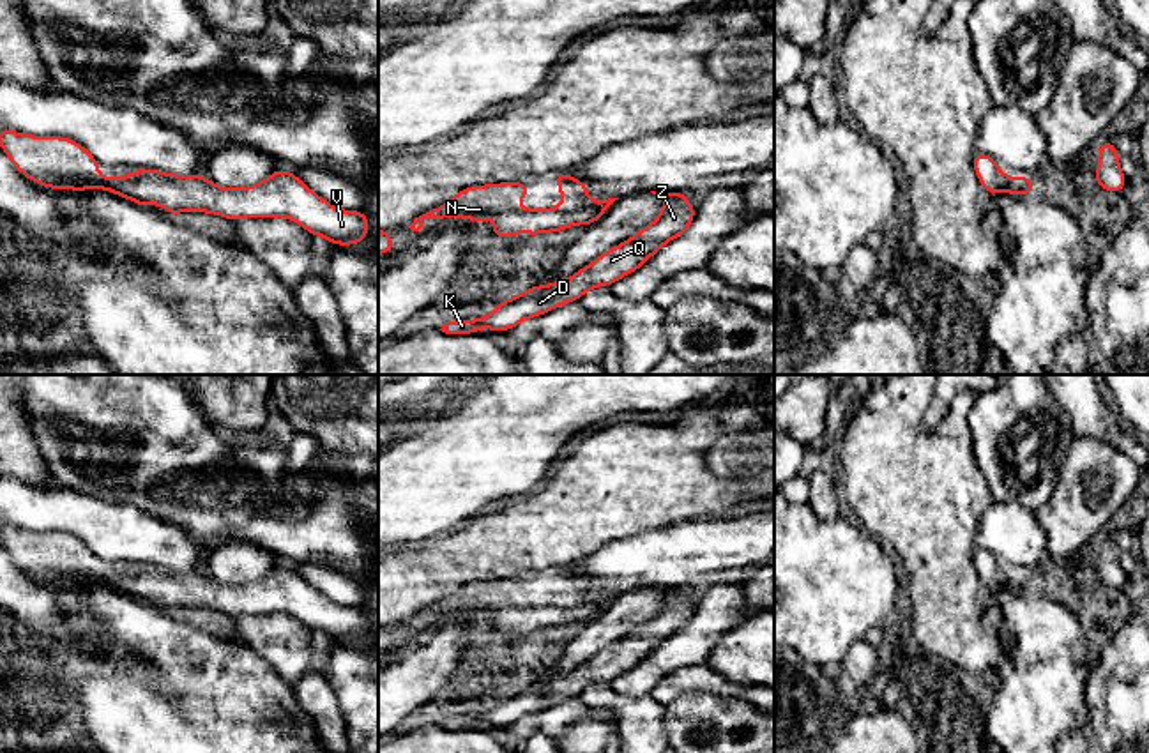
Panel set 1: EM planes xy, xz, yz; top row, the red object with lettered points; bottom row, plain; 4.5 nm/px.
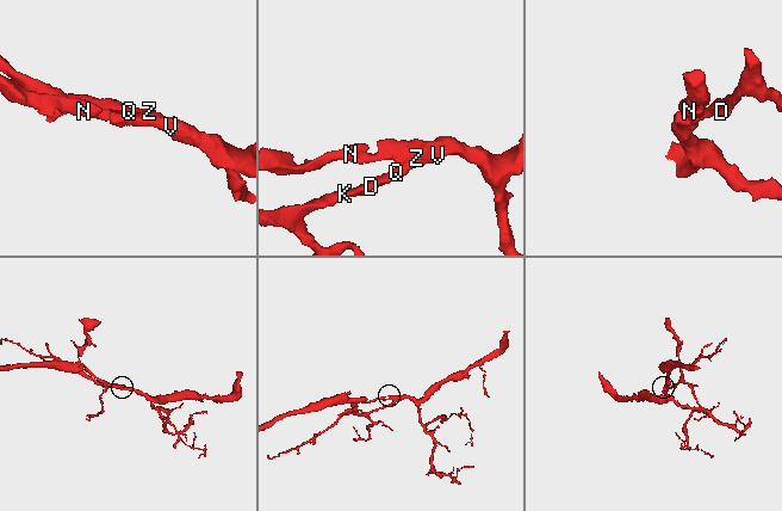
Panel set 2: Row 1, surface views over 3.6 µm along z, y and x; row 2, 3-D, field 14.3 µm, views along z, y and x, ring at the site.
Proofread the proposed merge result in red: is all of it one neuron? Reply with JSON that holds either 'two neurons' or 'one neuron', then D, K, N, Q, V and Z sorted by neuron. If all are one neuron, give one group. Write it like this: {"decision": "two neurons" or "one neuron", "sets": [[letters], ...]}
{"decision": "one neuron", "sets": [["D", "K", "N", "Q", "V", "Z"]]}

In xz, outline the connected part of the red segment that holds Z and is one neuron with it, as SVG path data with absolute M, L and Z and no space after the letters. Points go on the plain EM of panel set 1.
M688 587L651 589L659 590L665 596L665 603L651 620L638 626L626 638L608 645L567 675L527 684L520 691L502 696L483 714L451 716L444 719L440 726L445 730L477 730L483 723L488 723L497 728L506 728L529 714L544 711L566 698L578 696L594 682L610 682L620 673L638 666L666 638L686 629L696 610L696 603L686 596Z

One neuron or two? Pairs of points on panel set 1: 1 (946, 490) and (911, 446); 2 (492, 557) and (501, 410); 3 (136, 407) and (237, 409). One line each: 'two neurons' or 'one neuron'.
1: one neuron
2: two neurons
3: two neurons

